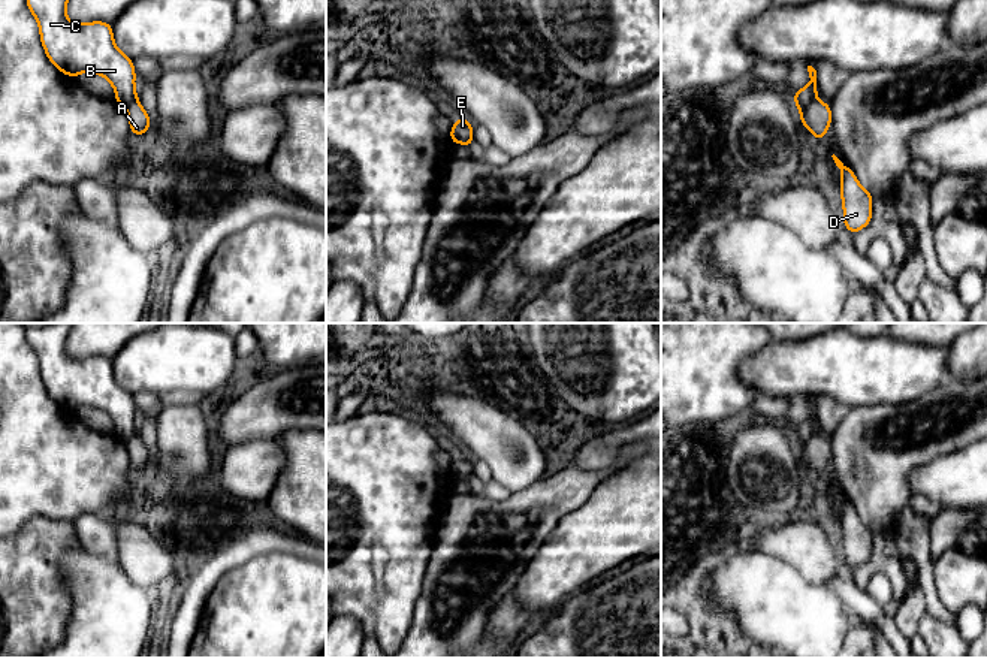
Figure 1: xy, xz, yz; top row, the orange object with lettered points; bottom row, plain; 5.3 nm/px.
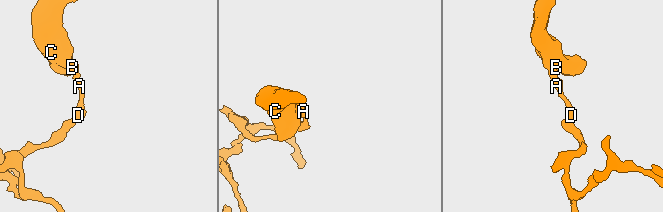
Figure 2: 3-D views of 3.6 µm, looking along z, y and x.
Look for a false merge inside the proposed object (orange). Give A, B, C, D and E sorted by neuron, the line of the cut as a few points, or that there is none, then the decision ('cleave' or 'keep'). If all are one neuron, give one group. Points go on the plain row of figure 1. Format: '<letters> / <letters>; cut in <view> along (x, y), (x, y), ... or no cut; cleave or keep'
A D / B C E; cut in yz along (815, 432), (800, 446); cleave

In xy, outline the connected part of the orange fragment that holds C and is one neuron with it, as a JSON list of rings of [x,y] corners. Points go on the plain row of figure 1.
[[[46,323],[25,329],[25,338],[39,360],[45,389],[64,410],[102,410],[114,422],[115,437],[127,443],[138,435],[133,395],[115,381],[112,359],[73,359],[66,351],[70,325]]]

